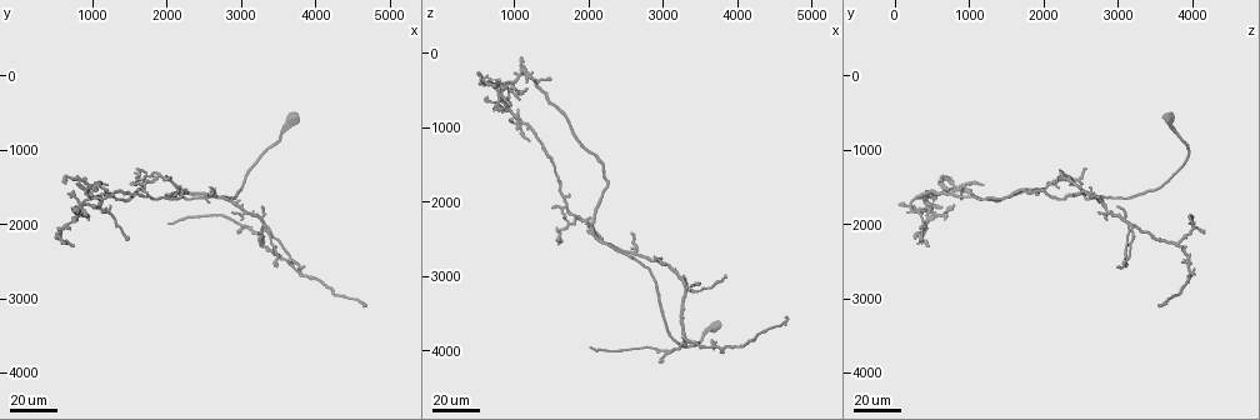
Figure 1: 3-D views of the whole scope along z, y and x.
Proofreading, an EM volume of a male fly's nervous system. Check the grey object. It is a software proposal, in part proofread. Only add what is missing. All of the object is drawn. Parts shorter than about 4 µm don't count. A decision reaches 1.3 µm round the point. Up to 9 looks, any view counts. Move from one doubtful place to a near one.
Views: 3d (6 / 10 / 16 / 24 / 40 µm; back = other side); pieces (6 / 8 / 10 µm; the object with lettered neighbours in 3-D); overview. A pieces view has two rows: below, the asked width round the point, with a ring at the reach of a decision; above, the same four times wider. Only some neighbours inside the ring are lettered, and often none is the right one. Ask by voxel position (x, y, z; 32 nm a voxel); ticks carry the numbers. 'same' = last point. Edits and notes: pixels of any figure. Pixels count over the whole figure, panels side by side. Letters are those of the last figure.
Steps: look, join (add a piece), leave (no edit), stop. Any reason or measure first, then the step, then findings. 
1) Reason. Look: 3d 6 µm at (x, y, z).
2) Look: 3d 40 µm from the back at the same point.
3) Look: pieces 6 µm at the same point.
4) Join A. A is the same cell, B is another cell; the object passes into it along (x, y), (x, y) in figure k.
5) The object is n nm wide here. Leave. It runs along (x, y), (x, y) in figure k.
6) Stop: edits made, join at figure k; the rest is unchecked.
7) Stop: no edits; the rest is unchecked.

Look: 3d 40 µm at (3800, 2600, 3000).

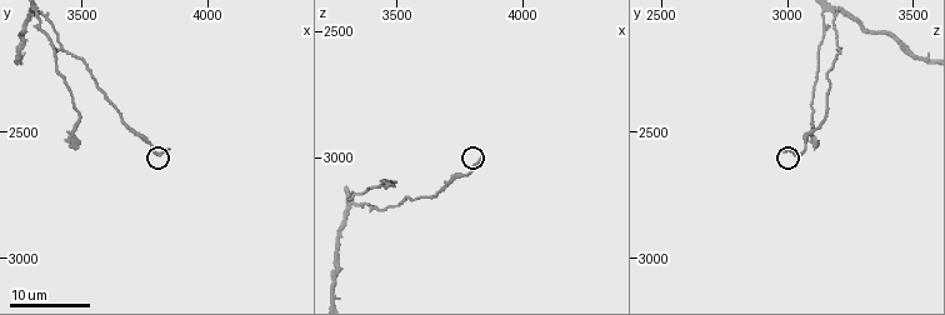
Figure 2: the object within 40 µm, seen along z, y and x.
Look: pieces 8 µm at (3850, 2570, 2980).

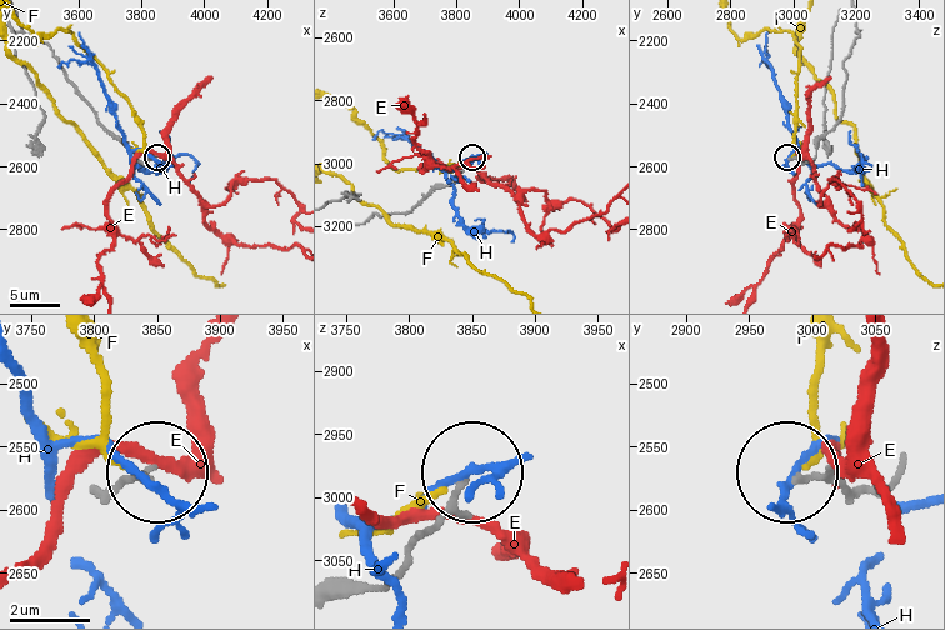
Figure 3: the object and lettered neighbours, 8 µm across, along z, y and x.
The object is 110 nm wide here. Leave. E, F and H are other cells; no lettered piece goes on from it.

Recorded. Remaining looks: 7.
Long arm stops here. Look: 3d 16 µm at (3470, 2560, 3110).

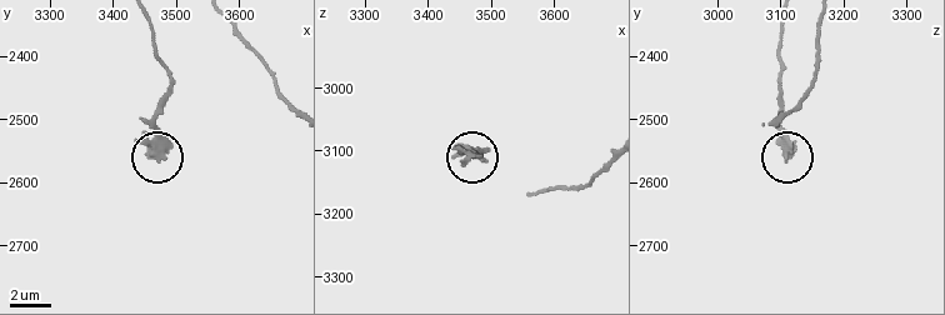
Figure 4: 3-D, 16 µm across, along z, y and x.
Look: pieces 8 µm at (3475, 2560, 3105).

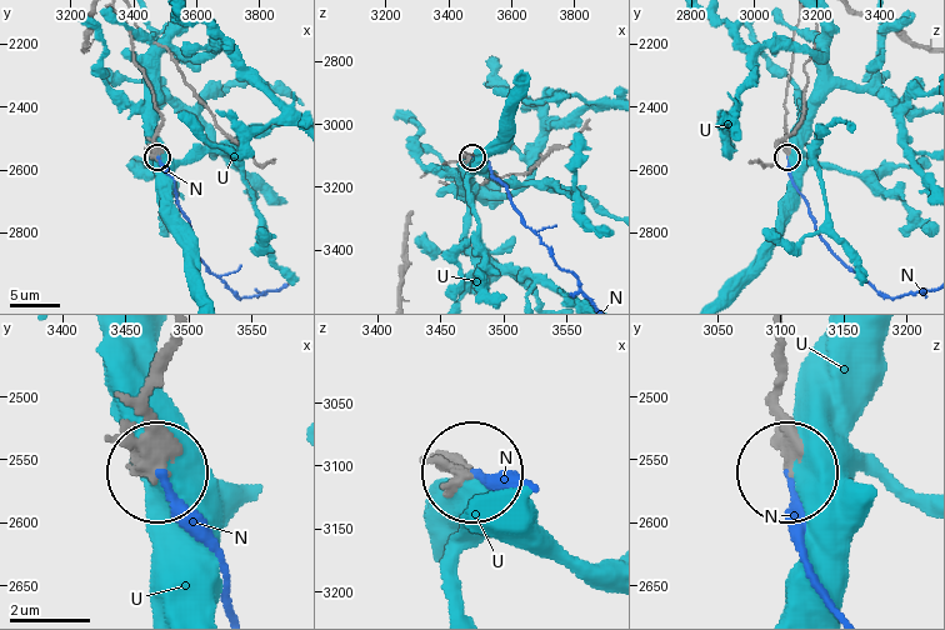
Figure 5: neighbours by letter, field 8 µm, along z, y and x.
Leave. N and U are other cells; none of them fits.

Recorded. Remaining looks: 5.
Branch stops here. Look: 3d 24 µm at (1000, 1650, 250).

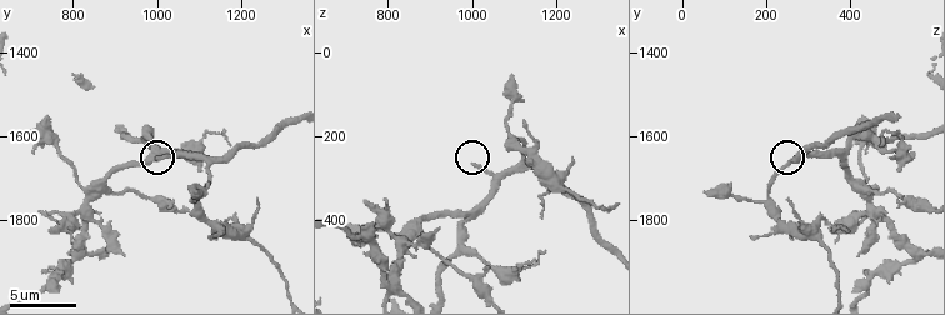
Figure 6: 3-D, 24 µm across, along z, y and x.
Look: pieces 10 µm at (1005, 1655, 265).

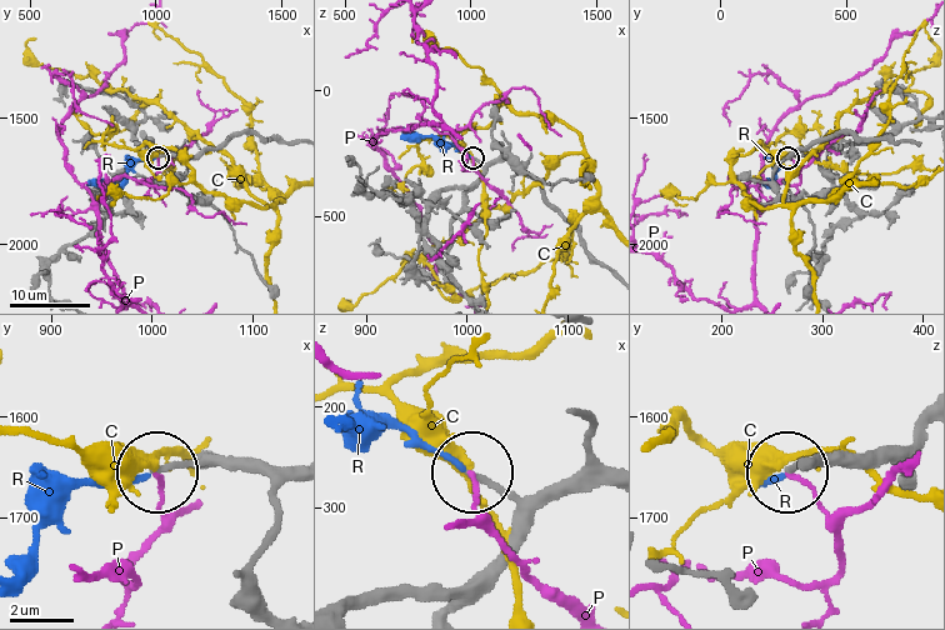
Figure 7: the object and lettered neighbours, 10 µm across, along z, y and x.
The object is 180 nm wide here. Join R. R is the same cell, C and P are other cells; the neuron continues.

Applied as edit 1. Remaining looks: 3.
See it whole again. Look: overview.

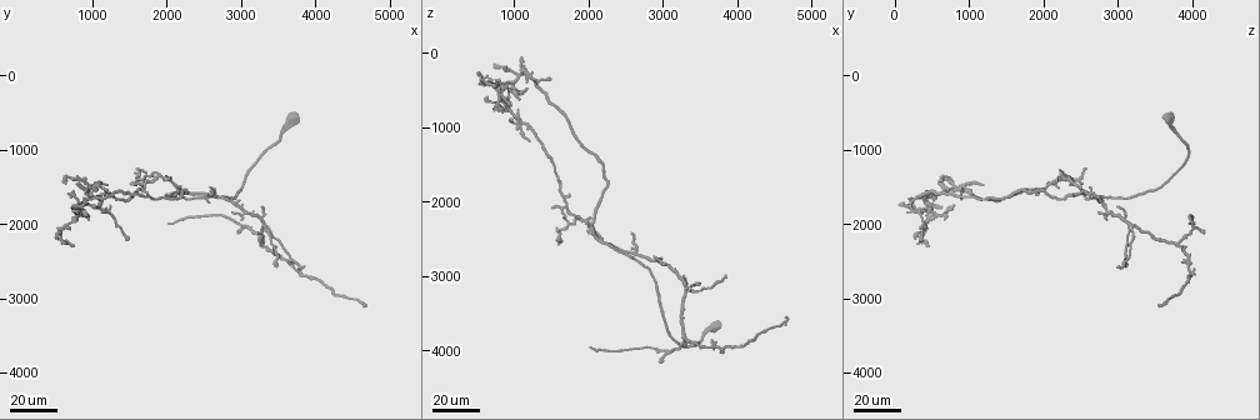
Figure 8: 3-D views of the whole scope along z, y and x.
Free end. Look: 3d 40 µm at (1050, 1800, 600).

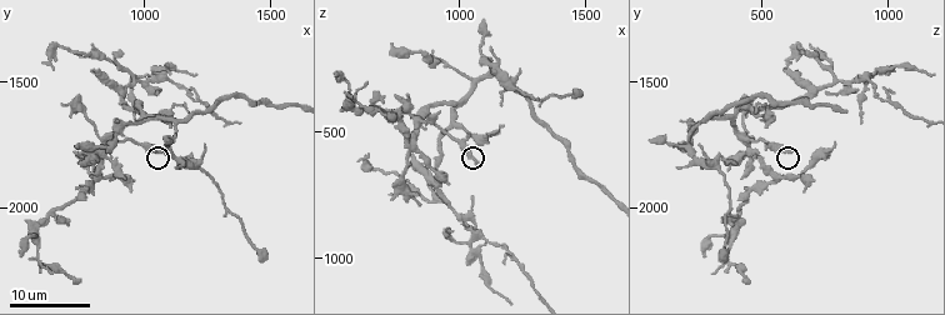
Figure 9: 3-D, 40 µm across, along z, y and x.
See the neighbours. Look: pieces 10 µm at (1070, 1770, 620).

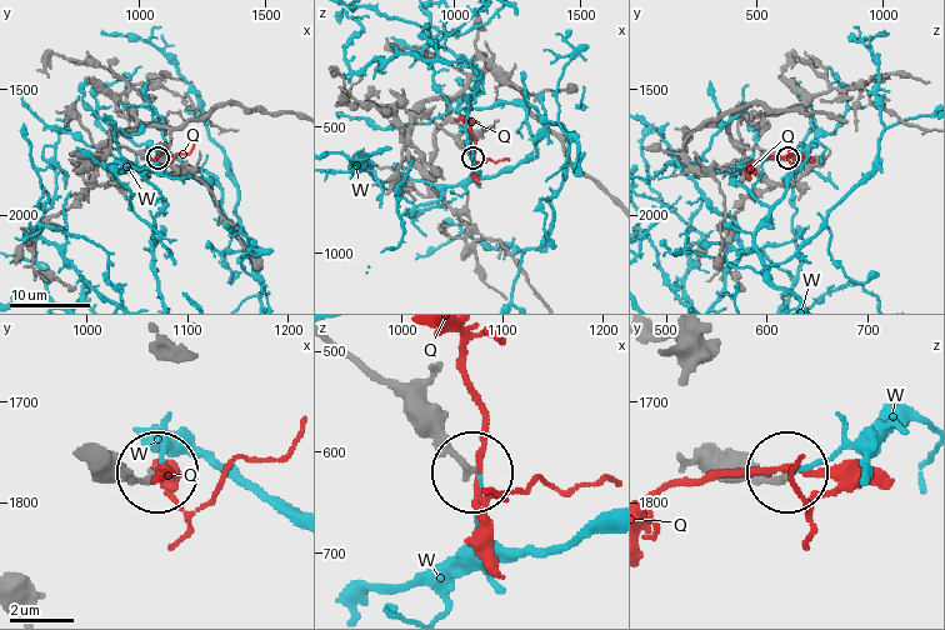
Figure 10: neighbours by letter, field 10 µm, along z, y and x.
The object is 210 nm wide here. Leave. Q and W are other cells; no lettered piece goes on from it.

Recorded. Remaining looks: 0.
Stop: edits made, join at figure 7; the rest is unchecked.

